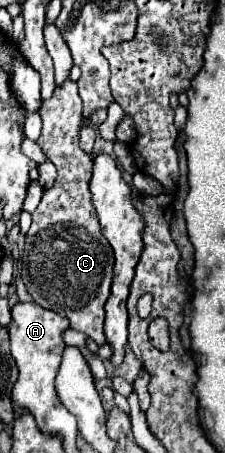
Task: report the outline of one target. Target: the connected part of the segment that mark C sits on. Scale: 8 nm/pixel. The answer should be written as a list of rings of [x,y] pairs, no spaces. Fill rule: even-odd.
[[[67,78],[49,100],[41,106],[43,130],[37,140],[47,158],[57,166],[55,184],[43,192],[43,198],[33,212],[33,224],[25,236],[23,282],[33,302],[47,310],[63,314],[71,328],[85,332],[97,344],[105,344],[103,334],[103,304],[109,298],[113,278],[113,250],[101,234],[95,208],[91,206],[89,180],[93,174],[93,158],[79,148],[81,128],[81,98],[77,84]],[[77,226],[77,228],[59,228]]]

